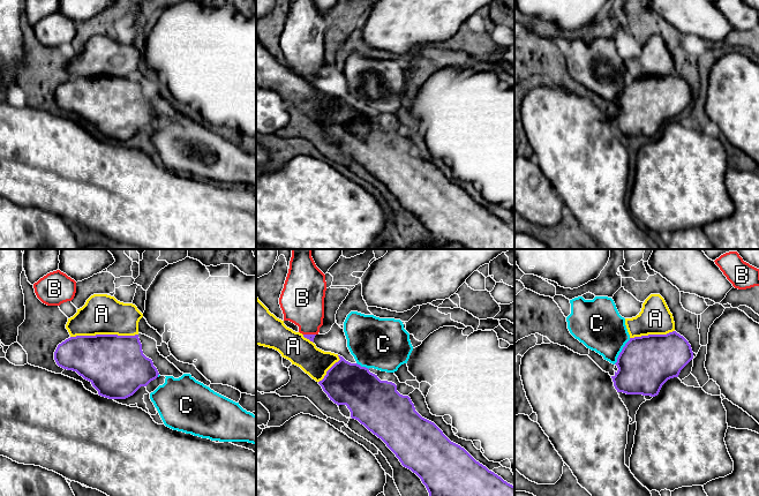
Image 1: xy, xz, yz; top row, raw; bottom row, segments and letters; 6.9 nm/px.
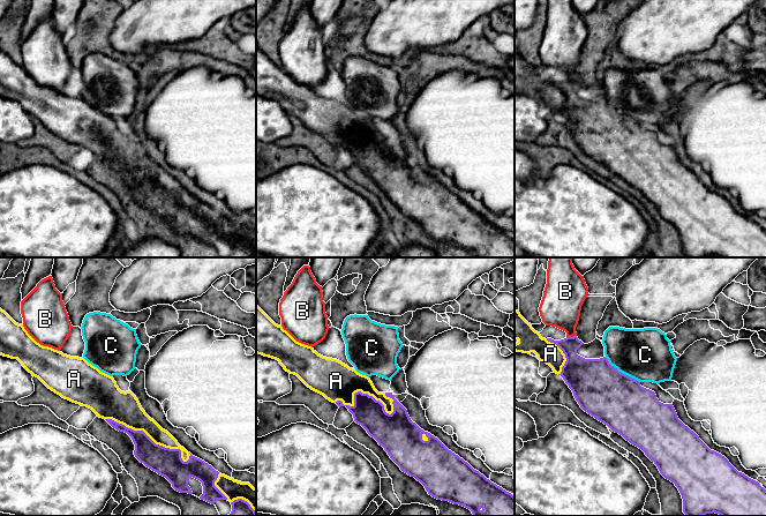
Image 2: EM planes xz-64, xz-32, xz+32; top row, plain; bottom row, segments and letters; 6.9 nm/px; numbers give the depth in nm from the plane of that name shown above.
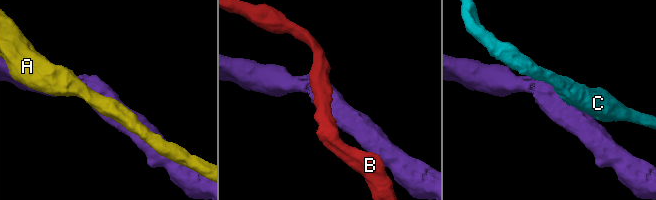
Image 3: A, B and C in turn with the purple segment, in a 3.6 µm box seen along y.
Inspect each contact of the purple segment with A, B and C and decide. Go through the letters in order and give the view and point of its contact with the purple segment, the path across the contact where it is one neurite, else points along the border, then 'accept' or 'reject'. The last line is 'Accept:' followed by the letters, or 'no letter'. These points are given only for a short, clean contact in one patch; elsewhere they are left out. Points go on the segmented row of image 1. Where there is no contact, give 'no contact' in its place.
A: xy (104, 335) | accept
B: xz (309, 335) | along xz (303, 333), (315, 335) | reject
C: yz (622, 351) | reject
Accept: A

